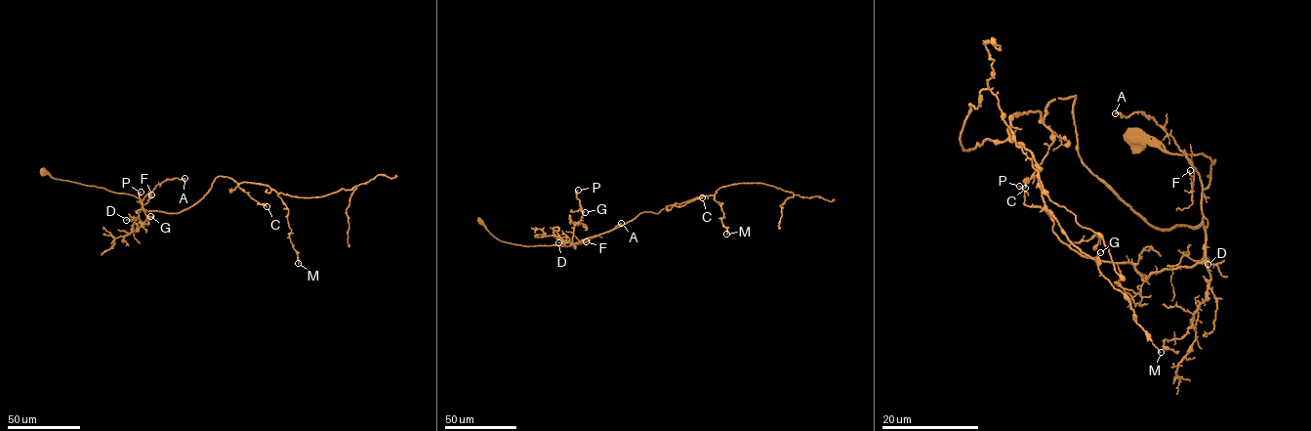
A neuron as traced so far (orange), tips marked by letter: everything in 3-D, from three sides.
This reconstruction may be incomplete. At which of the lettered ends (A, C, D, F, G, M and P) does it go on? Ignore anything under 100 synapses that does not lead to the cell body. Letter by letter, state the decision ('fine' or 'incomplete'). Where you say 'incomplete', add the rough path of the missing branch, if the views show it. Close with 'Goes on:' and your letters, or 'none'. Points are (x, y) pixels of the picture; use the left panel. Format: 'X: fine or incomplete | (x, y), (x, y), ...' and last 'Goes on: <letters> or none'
A: fine
C: fine
D: fine
F: fine
G: fine
M: fine
P: fine
Goes on: none

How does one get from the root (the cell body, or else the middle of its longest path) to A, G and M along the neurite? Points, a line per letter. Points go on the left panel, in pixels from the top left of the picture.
A: (42, 171), (52, 178), (130, 193), (142, 199), (164, 181), (184, 178)
G: (42, 171), (56, 179), (132, 194), (143, 200), (140, 221), (143, 223), (150, 216)
M: (42, 171), (130, 193), (143, 208), (170, 213), (198, 202), (218, 176), (266, 185), (288, 210), (298, 263)

